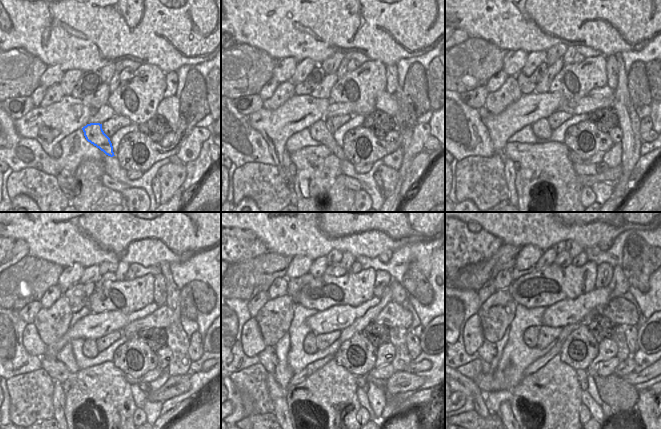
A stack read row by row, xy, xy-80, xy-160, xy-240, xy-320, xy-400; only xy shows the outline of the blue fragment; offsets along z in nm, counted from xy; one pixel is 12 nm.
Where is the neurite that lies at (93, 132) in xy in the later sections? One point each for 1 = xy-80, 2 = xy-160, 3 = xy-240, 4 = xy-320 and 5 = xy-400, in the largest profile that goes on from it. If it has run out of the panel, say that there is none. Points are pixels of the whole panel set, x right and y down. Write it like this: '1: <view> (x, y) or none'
1: xy-80 (319, 132)
2: xy-160 (542, 129)
3: xy-240 (89, 348)
4: xy-320 (310, 344)
5: xy-400 (530, 334)

